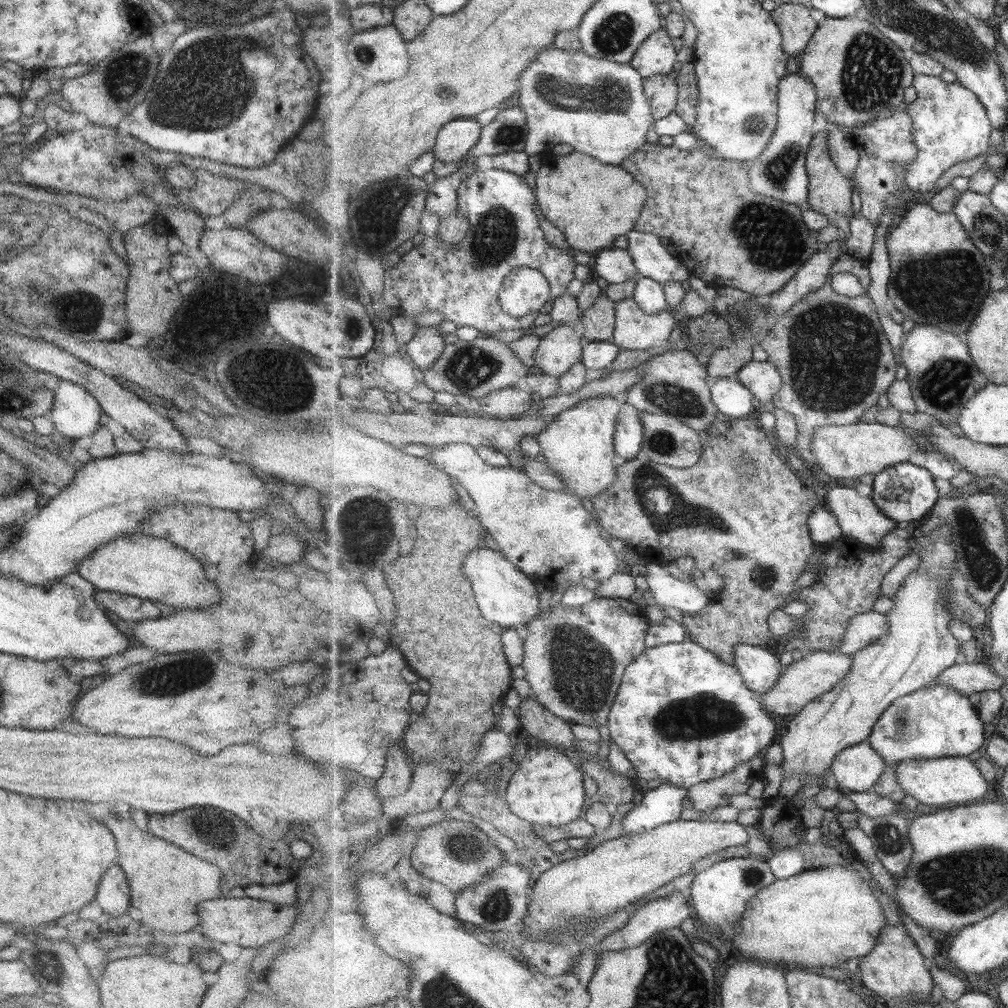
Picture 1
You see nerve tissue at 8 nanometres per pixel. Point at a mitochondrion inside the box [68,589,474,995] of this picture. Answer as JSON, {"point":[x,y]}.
{"point":[164,679]}

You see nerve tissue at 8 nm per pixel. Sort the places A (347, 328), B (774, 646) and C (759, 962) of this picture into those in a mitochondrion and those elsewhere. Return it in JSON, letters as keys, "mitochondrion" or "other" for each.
{"A":"mitochondrion","B":"other","C":"other"}

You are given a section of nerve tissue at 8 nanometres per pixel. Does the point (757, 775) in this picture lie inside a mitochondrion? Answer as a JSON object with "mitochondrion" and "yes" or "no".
{"mitochondrion":"no"}

